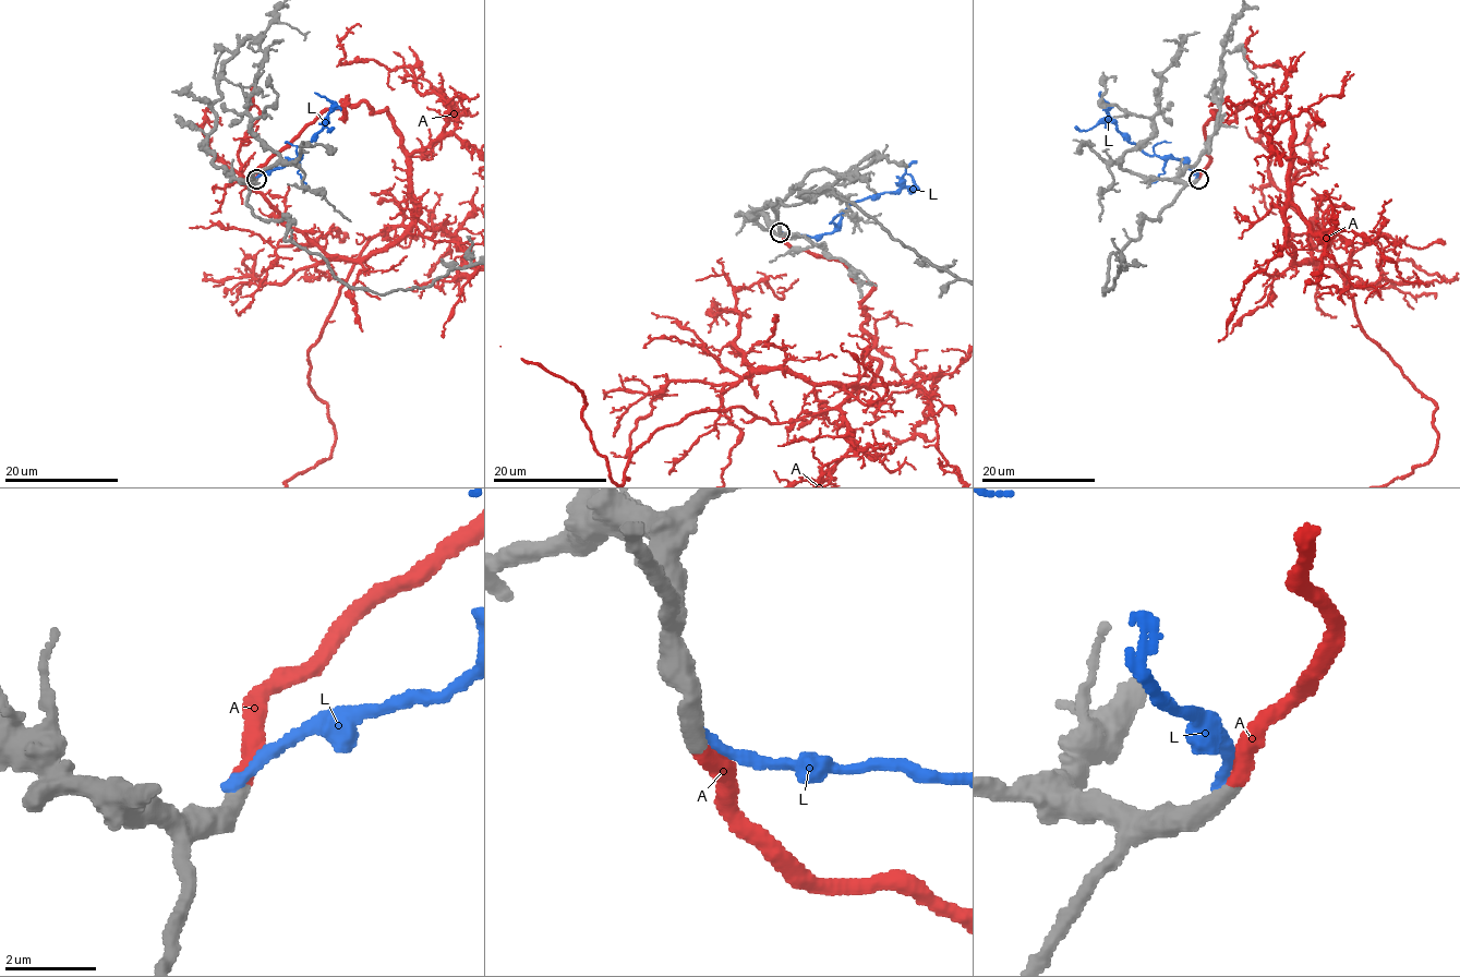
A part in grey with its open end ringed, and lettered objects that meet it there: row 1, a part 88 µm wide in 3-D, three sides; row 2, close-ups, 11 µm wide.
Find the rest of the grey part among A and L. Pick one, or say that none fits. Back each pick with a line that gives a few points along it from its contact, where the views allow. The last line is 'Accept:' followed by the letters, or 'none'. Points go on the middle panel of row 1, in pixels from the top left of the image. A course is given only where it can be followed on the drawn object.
A: course (781, 232), (871, 284), (871, 385), (780, 423), (694, 411), (616, 485), (582, 393)
Accept: A

